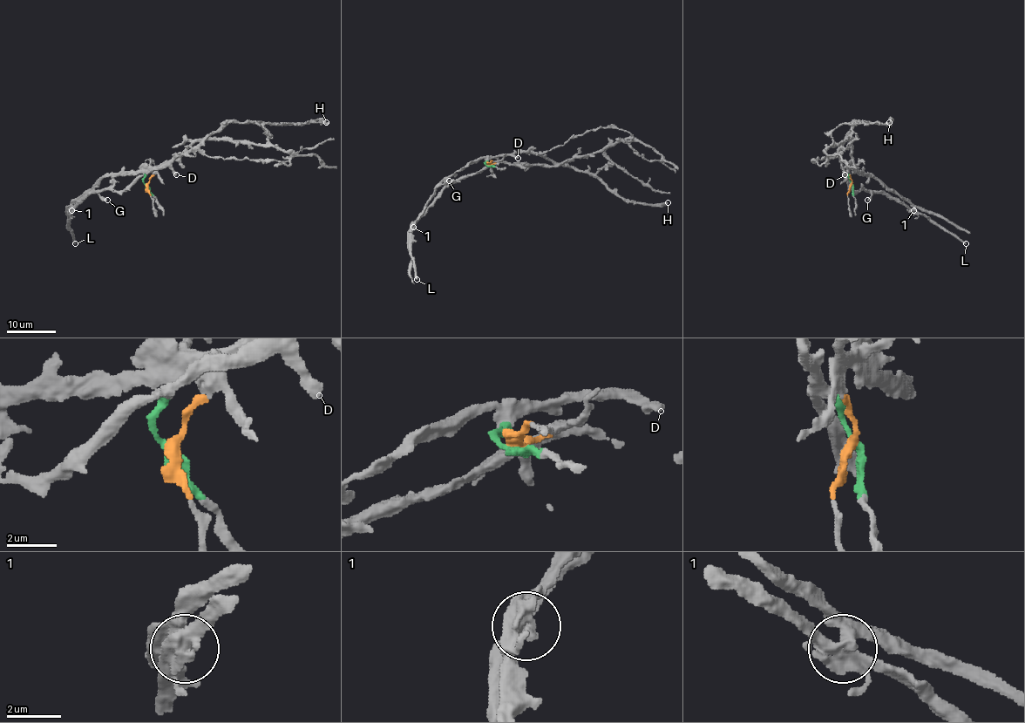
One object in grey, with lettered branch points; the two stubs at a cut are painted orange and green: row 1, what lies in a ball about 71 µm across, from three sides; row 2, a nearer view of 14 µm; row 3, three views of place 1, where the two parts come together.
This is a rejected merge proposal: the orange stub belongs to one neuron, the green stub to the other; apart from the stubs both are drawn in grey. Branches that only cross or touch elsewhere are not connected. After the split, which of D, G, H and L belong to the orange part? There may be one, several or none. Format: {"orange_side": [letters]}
{"orange_side": []}

